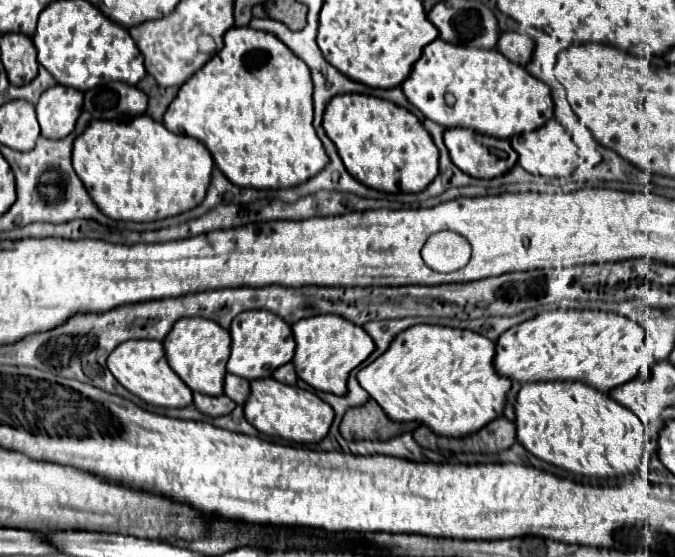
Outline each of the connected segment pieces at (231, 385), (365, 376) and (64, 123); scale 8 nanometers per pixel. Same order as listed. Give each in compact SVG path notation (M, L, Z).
M226 374L224 394L226 394L228 398L232 398L236 404L244 406L244 404L246 404L246 398L250 396L250 382L244 380L244 378L240 378L240 376Z
M416 324L400 332L378 360L362 368L358 372L358 382L382 406L390 420L422 422L428 428L432 428L438 436L466 436L486 426L486 422L492 422L494 418L502 416L506 396L512 388L512 382L504 376L498 376L494 368L494 348L496 346L492 340L472 330Z
M52 86L48 88L38 104L36 114L42 128L42 136L50 140L66 138L72 130L82 112L82 92L76 88L66 86Z

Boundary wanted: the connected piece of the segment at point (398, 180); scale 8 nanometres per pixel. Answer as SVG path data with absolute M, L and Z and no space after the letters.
M342 94L328 102L322 126L326 130L326 136L336 144L346 170L368 188L382 192L422 192L428 186L428 178L436 174L436 168L430 170L428 166L430 158L434 158L438 164L438 148L434 146L430 134L412 112L396 106L394 102L366 94Z

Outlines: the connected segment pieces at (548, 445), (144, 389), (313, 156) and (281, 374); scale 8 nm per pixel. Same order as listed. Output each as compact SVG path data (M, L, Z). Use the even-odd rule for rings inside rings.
M584 382L524 384L514 402L518 442L536 458L582 476L634 474L646 440L642 420Z
M128 340L128 342L122 342L108 356L108 370L114 374L114 378L128 392L142 398L146 404L164 406L164 408L186 408L186 406L192 404L192 390L168 366L162 342L158 342L158 340Z
M250 26L224 34L224 48L178 90L164 114L164 126L200 140L224 176L242 188L298 186L328 164L312 128L308 66L274 34Z
M284 364L284 366L280 366L276 372L274 372L274 378L276 380L280 380L280 382L284 382L284 384L296 384L296 372L294 372L294 366L292 364Z

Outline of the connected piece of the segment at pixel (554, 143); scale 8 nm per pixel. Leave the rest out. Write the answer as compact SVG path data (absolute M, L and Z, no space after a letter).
M554 118L550 122L546 122L546 126L542 126L538 130L518 134L518 136L510 138L510 144L518 152L518 164L530 174L548 176L548 178L570 176L574 172L576 164L578 164L578 148L576 148L576 144L572 142L570 134Z

